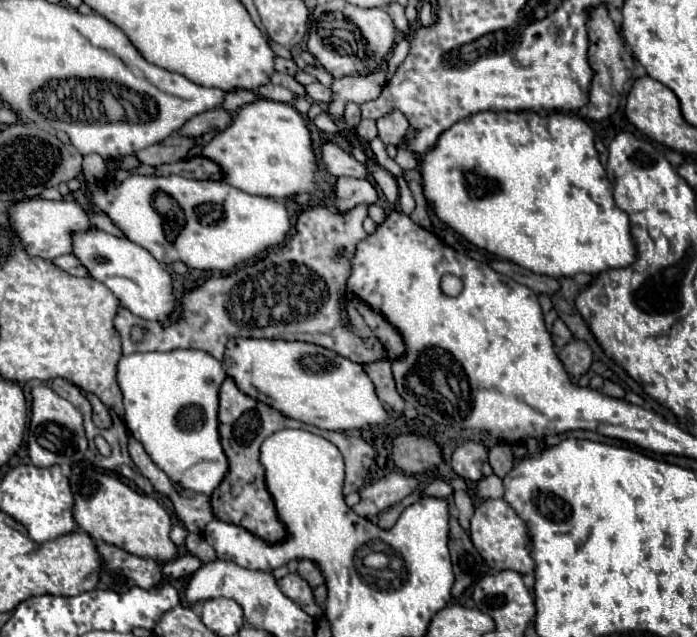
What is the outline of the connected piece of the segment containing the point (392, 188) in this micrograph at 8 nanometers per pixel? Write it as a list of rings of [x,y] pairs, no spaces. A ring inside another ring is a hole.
[[[367,152],[367,156],[371,158],[371,160],[369,160],[369,172],[373,174],[375,182],[379,184],[379,188],[381,188],[383,194],[385,194],[387,210],[395,210],[395,202],[397,202],[397,198],[399,198],[399,188],[397,188],[397,182],[395,182],[395,178],[393,178],[393,174],[389,174],[385,168],[381,168],[381,166],[373,160],[371,152]]]

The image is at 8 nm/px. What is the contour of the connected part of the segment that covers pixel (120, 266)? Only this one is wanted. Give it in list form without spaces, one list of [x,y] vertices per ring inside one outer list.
[[[93,228],[93,232],[81,232],[81,236],[73,240],[73,254],[87,268],[89,276],[103,282],[117,296],[121,306],[135,316],[161,322],[171,314],[171,276],[163,264],[159,264],[145,248],[127,238],[119,238]]]

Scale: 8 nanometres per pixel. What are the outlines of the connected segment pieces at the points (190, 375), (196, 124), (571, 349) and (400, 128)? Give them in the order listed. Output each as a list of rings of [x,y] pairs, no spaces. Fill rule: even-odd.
[[[173,350],[173,352],[135,352],[123,356],[117,364],[117,382],[123,392],[125,422],[137,442],[143,444],[151,460],[169,476],[171,482],[193,490],[211,494],[227,474],[227,458],[223,454],[217,432],[219,388],[227,378],[219,360],[203,350]]]
[[[213,108],[209,112],[201,112],[201,114],[193,116],[193,120],[185,122],[183,128],[181,128],[181,134],[197,138],[197,136],[201,136],[209,130],[215,130],[215,128],[223,130],[223,128],[229,126],[229,122],[231,122],[231,118],[229,118],[227,112],[223,112],[221,108]]]
[[[571,340],[565,348],[559,350],[559,360],[563,362],[567,374],[577,380],[591,366],[591,348],[581,340]]]
[[[391,112],[387,118],[381,118],[377,120],[377,130],[379,130],[379,138],[385,142],[385,144],[397,144],[403,134],[407,132],[407,120],[403,118],[401,112]],[[385,128],[385,132],[383,132]]]

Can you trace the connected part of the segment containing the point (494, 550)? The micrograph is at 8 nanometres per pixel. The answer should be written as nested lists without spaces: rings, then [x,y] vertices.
[[[485,500],[475,508],[471,518],[471,542],[481,554],[481,558],[495,570],[515,570],[519,574],[533,572],[533,560],[529,556],[529,534],[525,522],[513,512],[513,508],[503,500]]]

